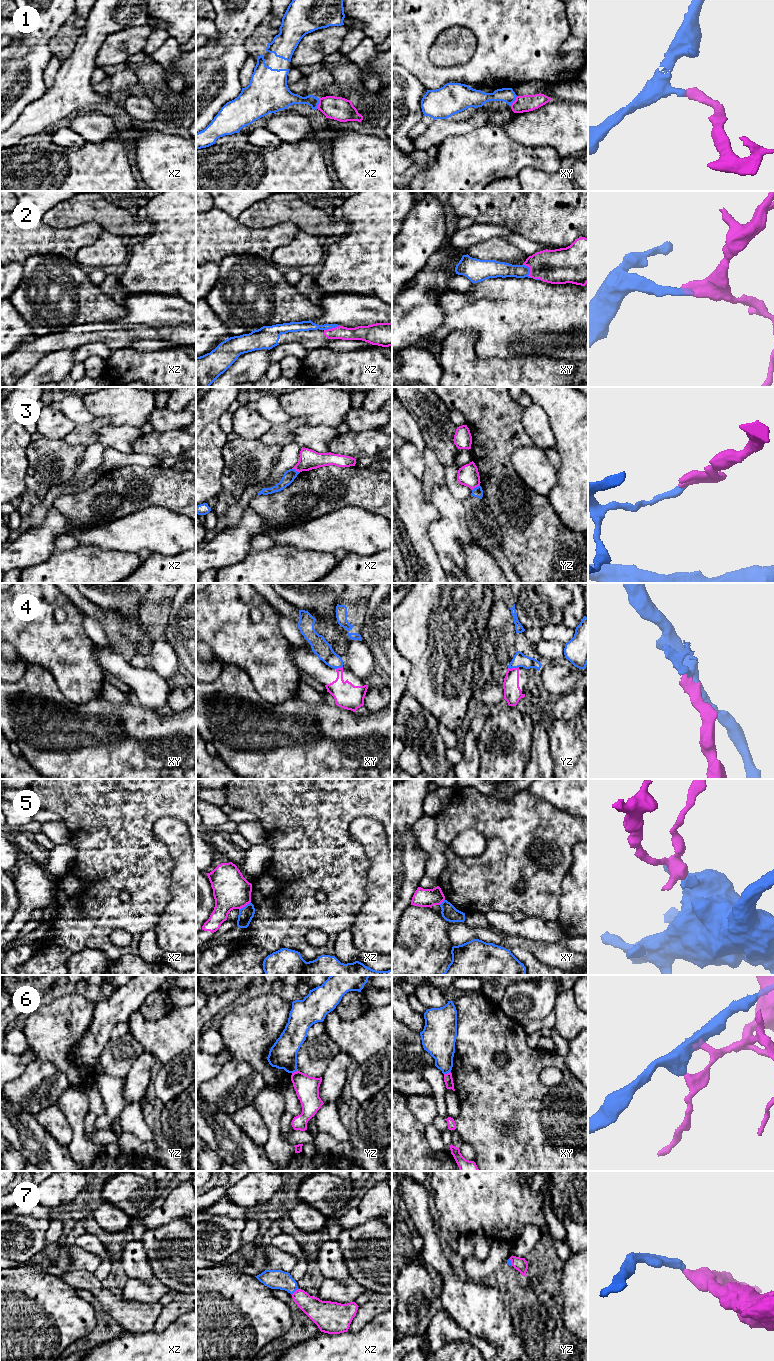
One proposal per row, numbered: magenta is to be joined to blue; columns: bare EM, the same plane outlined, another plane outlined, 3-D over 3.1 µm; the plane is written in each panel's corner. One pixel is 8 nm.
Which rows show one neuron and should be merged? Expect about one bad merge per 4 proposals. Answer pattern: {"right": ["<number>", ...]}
{"right": ["2", "7"]}

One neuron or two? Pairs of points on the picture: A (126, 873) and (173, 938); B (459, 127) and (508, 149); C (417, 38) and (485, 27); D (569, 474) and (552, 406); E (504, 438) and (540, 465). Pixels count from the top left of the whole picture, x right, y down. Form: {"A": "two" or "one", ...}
{"A": "two", "B": "two", "C": "one", "D": "one", "E": "two"}

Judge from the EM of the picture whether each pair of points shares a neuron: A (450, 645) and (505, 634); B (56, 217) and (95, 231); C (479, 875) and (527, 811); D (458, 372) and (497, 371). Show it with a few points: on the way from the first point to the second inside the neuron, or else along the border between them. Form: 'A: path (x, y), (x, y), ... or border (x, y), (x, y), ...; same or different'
A: border (489, 618), (480, 639), (477, 658), (474, 662); different
B: border (56, 228), (96, 222), (102, 230); different
C: path (496, 864), (524, 828); same
D: path (468, 372), (487, 372); same

